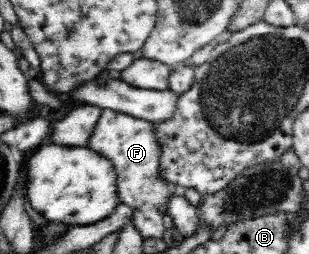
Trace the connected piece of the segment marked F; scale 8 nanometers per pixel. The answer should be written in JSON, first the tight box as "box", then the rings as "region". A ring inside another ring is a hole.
{"box":[88,109,174,238],"region":[[[101,109],[94,130],[88,139],[88,149],[110,161],[114,167],[114,183],[119,202],[135,208],[132,225],[142,238],[163,238],[166,233],[162,217],[166,214],[166,198],[173,195],[174,187],[158,177],[158,141],[152,123],[124,114]]]}

